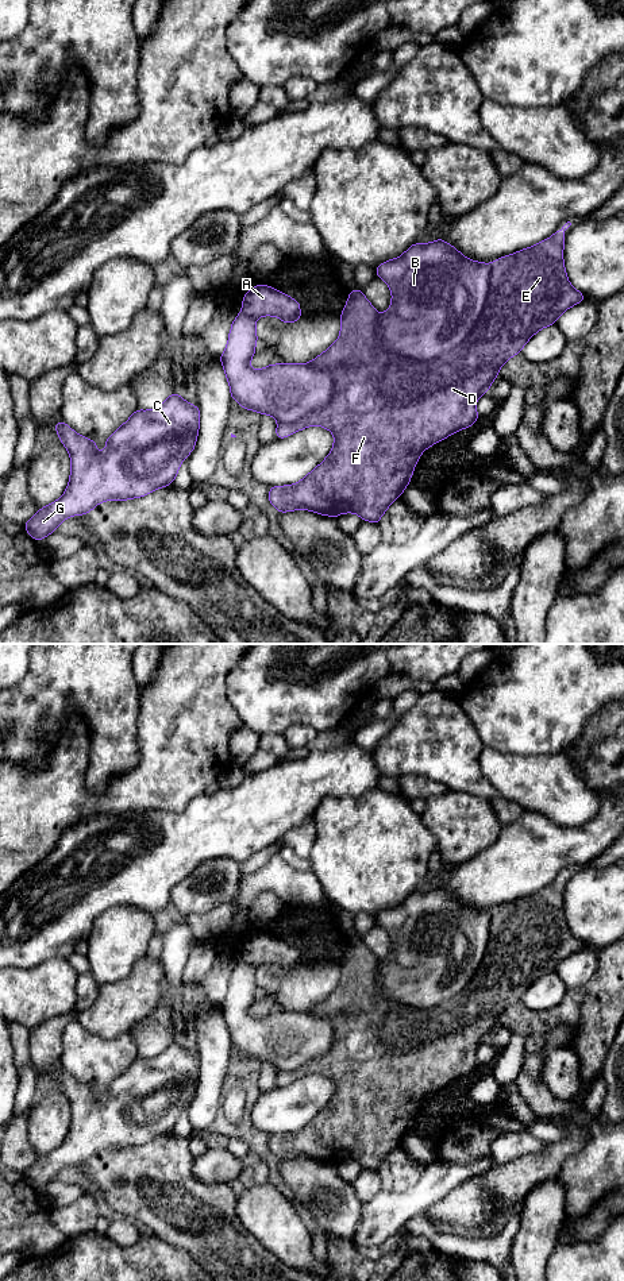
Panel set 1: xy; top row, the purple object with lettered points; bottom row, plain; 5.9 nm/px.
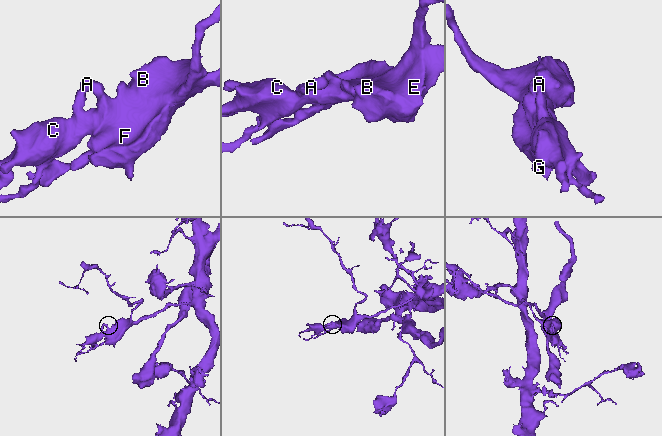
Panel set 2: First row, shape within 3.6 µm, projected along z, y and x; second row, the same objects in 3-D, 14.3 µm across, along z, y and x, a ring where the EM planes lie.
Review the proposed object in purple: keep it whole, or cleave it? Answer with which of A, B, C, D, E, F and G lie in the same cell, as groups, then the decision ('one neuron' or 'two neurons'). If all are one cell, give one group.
A D E F / B C G; two neurons

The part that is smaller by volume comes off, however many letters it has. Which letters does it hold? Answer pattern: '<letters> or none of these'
B, C, G

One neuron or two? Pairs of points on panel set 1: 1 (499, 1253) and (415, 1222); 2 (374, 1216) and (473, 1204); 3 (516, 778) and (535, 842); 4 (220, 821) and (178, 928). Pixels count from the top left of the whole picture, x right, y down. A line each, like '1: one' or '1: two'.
1: one
2: two
3: two
4: two

